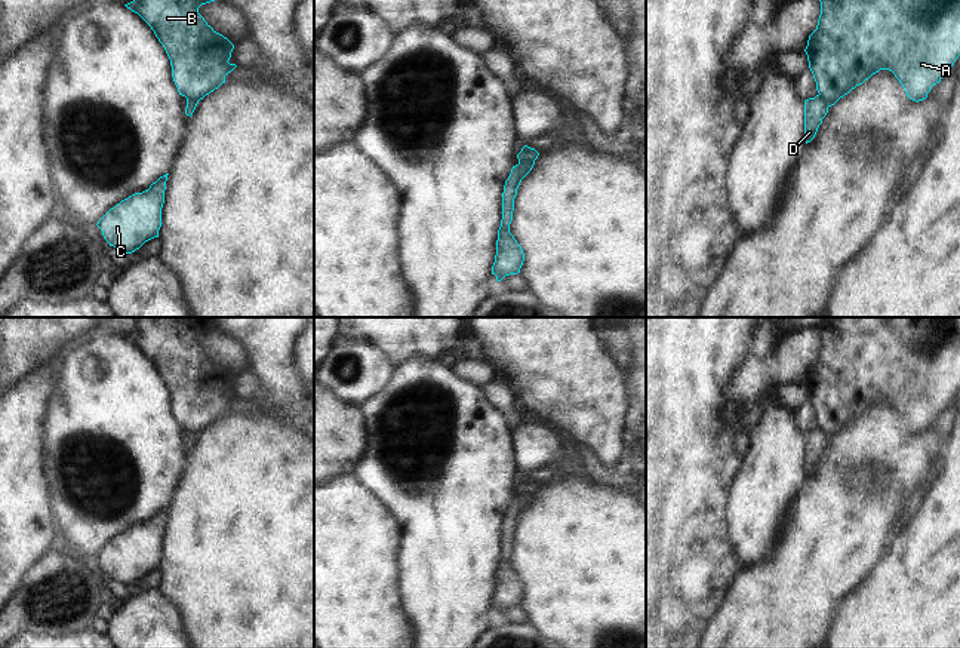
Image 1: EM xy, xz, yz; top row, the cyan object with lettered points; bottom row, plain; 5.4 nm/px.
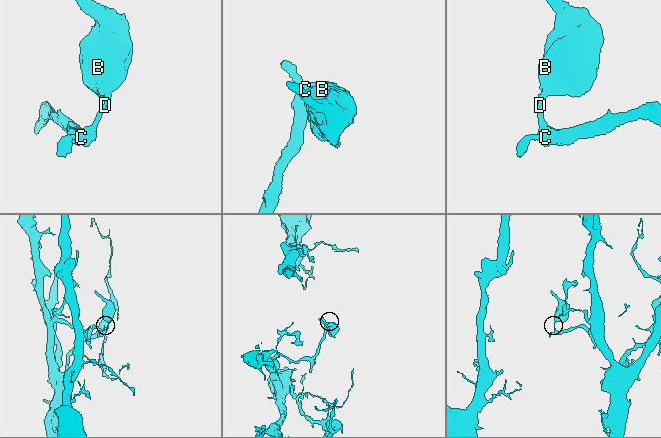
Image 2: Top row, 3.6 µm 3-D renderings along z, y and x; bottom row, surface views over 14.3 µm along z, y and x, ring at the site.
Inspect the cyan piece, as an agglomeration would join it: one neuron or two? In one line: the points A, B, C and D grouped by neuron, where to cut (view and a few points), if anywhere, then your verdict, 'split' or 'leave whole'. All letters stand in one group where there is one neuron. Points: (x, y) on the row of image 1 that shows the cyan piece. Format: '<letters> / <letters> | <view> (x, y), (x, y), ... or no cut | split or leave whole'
A B / C D | xz (534, 160), (519, 163) | split

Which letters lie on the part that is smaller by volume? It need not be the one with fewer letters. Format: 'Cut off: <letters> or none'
Cut off: A, B

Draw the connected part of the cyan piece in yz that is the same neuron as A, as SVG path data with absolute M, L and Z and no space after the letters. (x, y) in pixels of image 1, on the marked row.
M819 0L816 30L804 49L816 90L827 107L834 105L852 89L880 70L889 70L899 80L907 96L916 102L927 98L960 56L960 0Z

